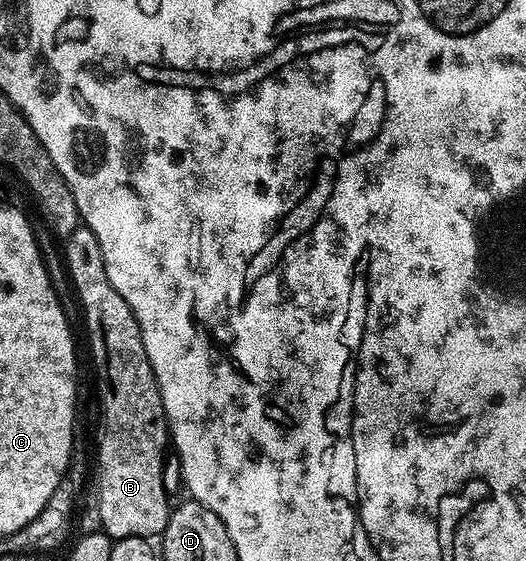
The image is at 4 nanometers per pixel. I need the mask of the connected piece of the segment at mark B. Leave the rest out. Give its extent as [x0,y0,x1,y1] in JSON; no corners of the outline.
[64,225,171,540]

